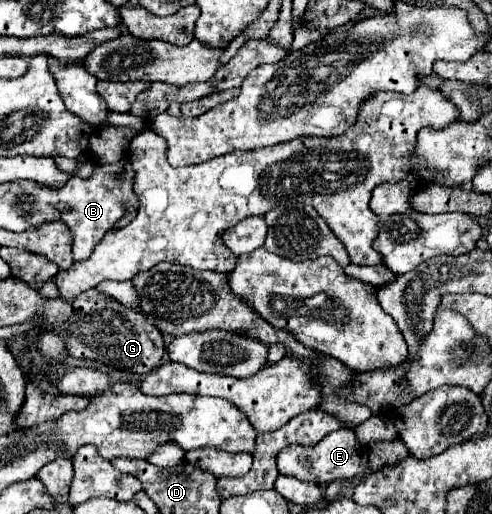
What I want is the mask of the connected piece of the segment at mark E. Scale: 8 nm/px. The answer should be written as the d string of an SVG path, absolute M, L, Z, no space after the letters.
M333 431L325 435L323 441L319 441L313 447L307 445L289 445L281 449L277 455L277 469L281 475L295 477L299 481L309 481L309 483L331 483L335 479L349 479L359 473L363 473L369 467L369 453L363 445L357 443L353 431Z

